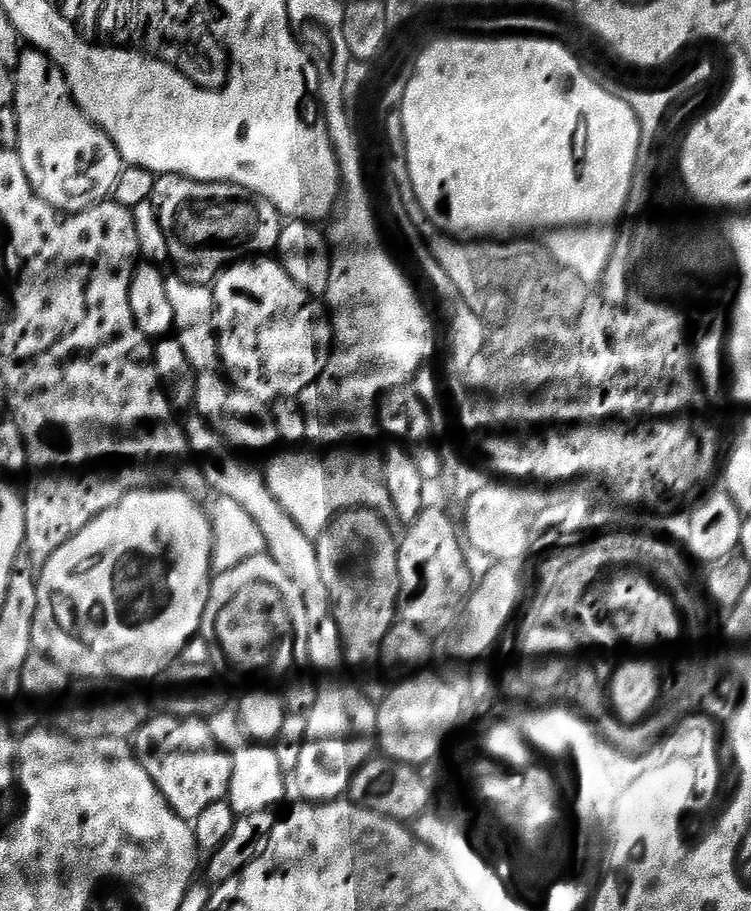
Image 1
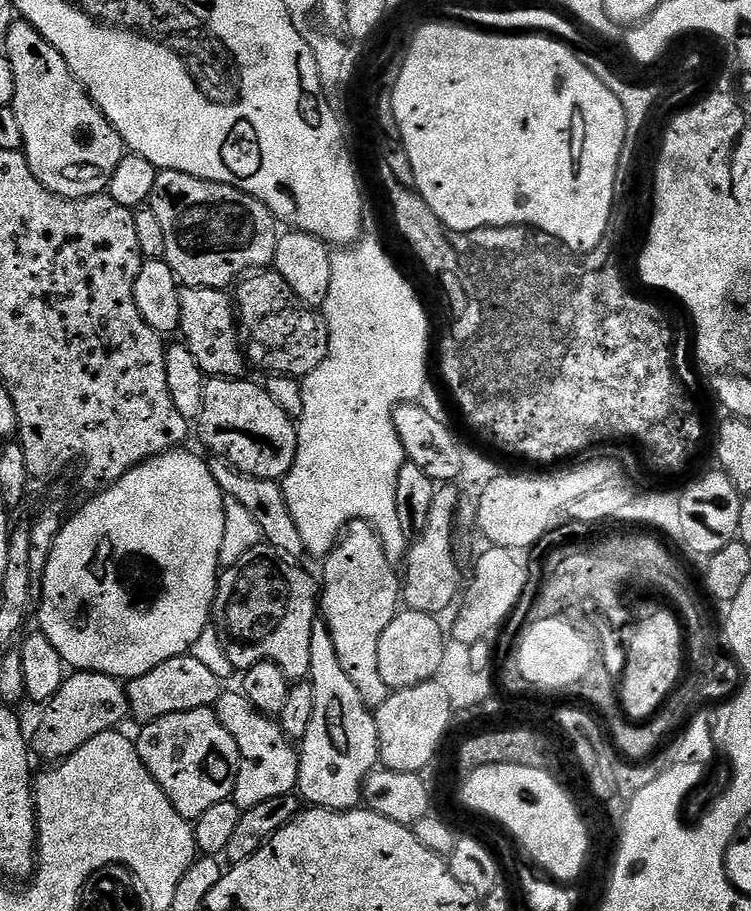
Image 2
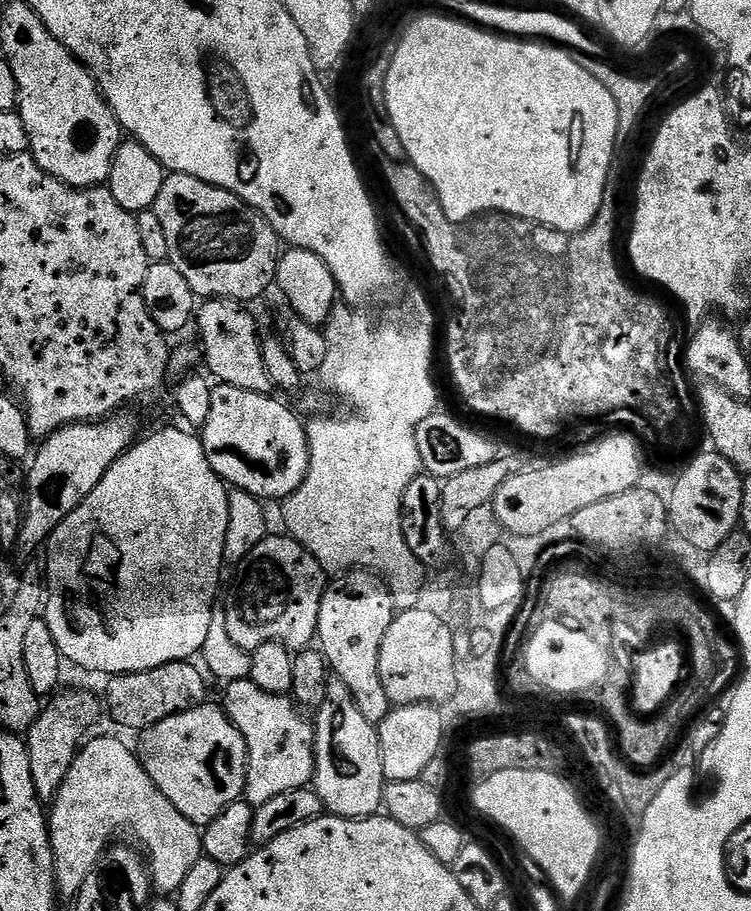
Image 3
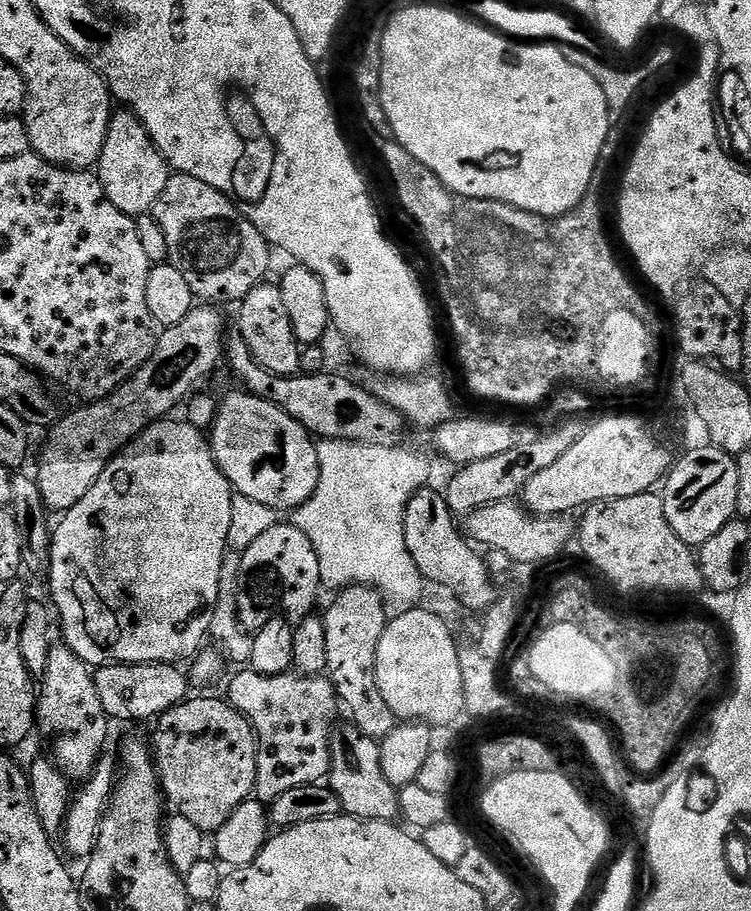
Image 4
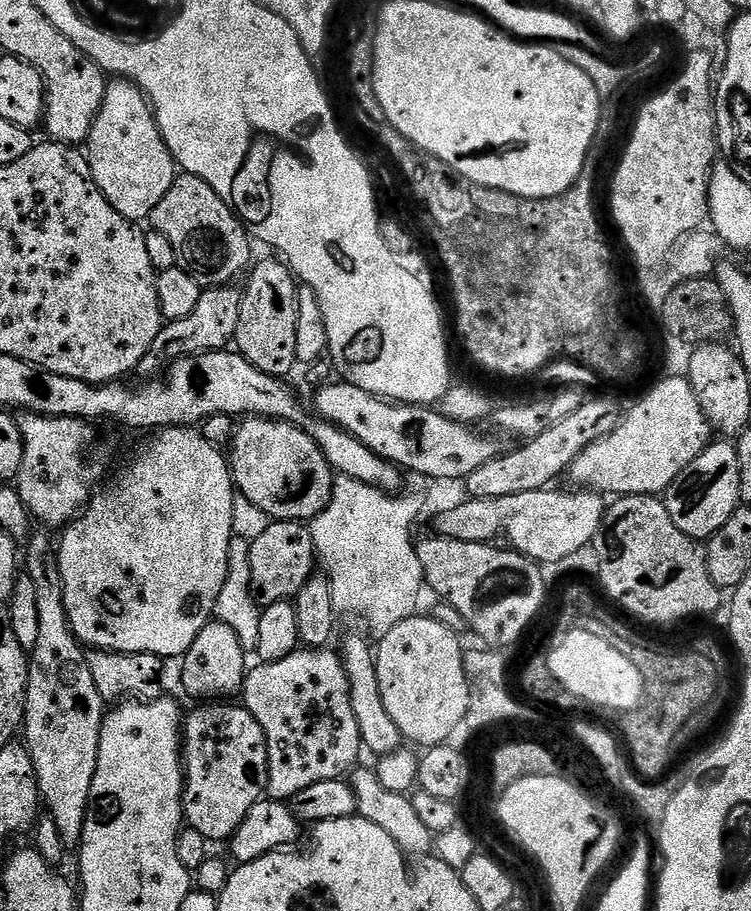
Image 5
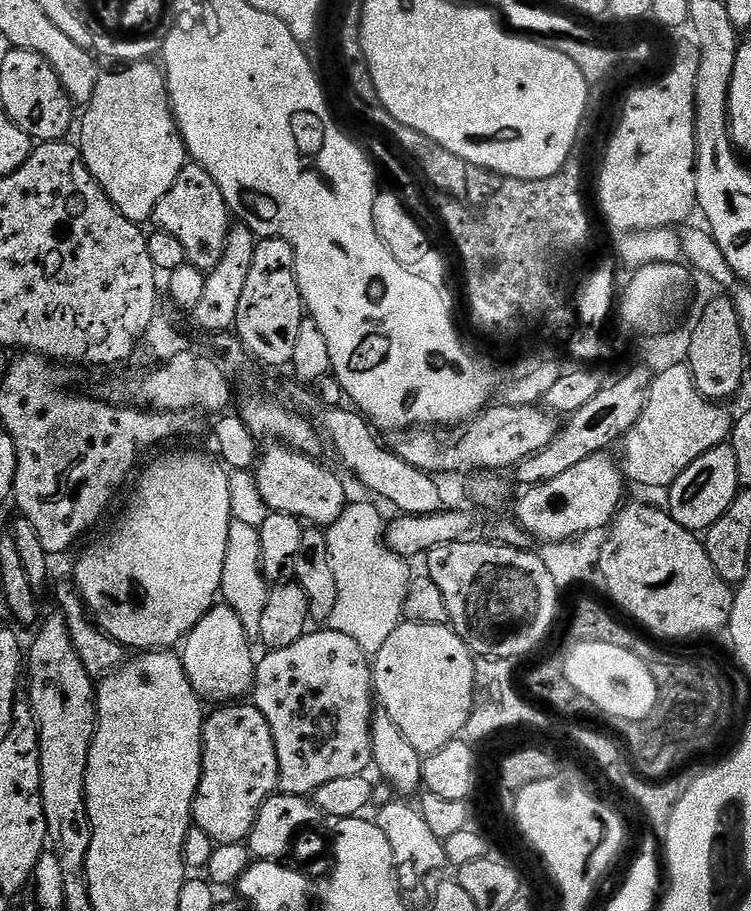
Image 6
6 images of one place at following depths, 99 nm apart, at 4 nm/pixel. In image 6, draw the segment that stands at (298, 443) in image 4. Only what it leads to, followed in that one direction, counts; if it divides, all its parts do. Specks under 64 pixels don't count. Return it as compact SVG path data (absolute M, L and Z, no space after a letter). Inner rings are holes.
M272 446L268 453L259 457L254 469L254 475L258 486L258 491L262 494L262 500L268 507L269 512L285 512L291 516L307 522L321 530L327 530L331 524L338 522L342 518L345 508L350 503L350 497L344 493L344 484L328 468L323 468L319 459L305 456L302 452L297 452L295 448L287 446Z

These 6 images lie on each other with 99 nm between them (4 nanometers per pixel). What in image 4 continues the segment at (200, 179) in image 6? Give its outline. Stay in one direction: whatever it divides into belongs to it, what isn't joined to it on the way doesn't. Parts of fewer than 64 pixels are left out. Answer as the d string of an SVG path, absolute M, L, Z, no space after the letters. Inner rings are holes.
M183 174L169 175L166 190L158 198L151 210L158 226L162 226L162 234L166 234L168 260L190 282L193 297L200 302L220 302L216 300L245 300L259 284L265 283L268 267L272 264L273 249L268 240L252 225L252 221L238 207L237 201L218 191L214 186L206 186L206 182L198 182L198 178Z

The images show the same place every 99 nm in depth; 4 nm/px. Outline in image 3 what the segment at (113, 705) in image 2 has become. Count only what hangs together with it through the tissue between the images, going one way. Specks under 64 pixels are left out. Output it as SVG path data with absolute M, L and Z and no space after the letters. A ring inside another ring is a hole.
M57 691L41 707L40 717L36 719L32 729L26 733L26 743L30 754L30 774L34 774L36 792L44 802L56 799L70 766L76 761L77 752L80 751L89 735L87 732L95 726L96 719L100 716L100 708L102 712L101 701L100 704L96 701L94 693L64 691Z

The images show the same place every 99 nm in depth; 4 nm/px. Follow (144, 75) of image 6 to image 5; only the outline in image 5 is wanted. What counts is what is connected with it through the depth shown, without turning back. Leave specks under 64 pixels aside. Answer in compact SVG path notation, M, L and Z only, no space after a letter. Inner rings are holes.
M123 78L107 81L98 118L86 141L86 155L94 182L106 194L110 206L137 222L151 217L154 206L166 198L166 190L178 175L178 165L162 138L148 97Z

